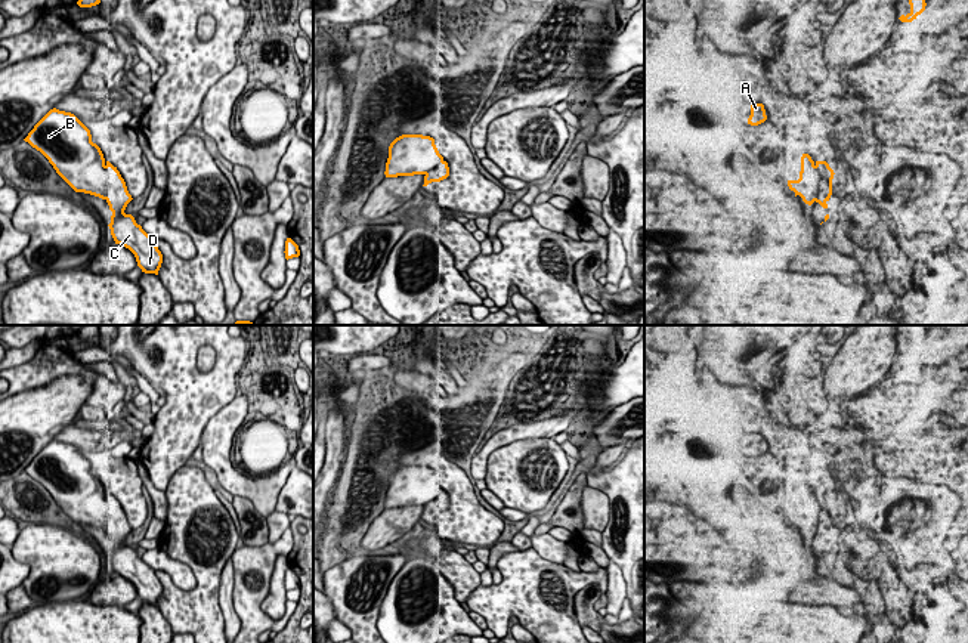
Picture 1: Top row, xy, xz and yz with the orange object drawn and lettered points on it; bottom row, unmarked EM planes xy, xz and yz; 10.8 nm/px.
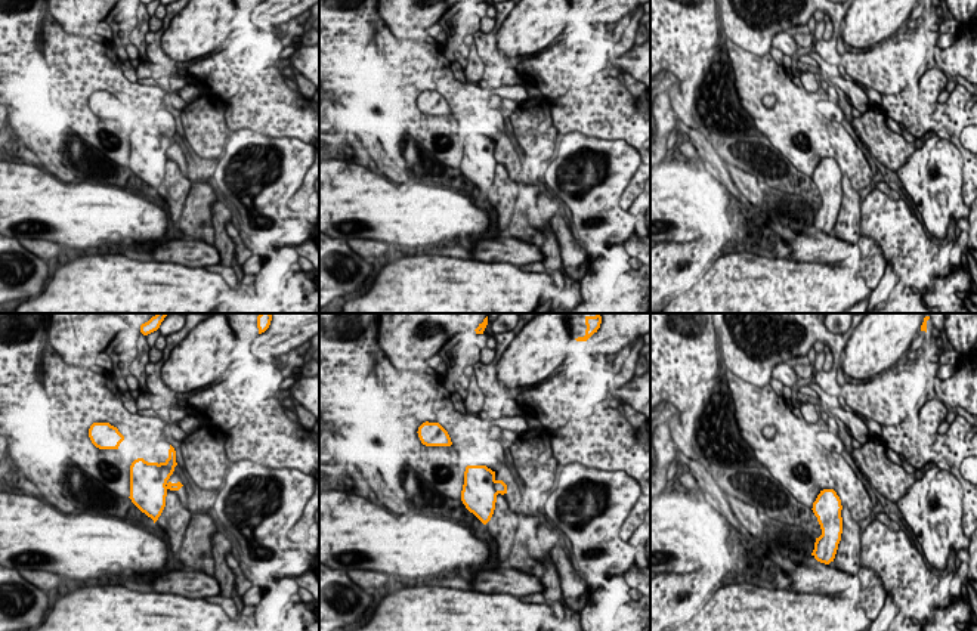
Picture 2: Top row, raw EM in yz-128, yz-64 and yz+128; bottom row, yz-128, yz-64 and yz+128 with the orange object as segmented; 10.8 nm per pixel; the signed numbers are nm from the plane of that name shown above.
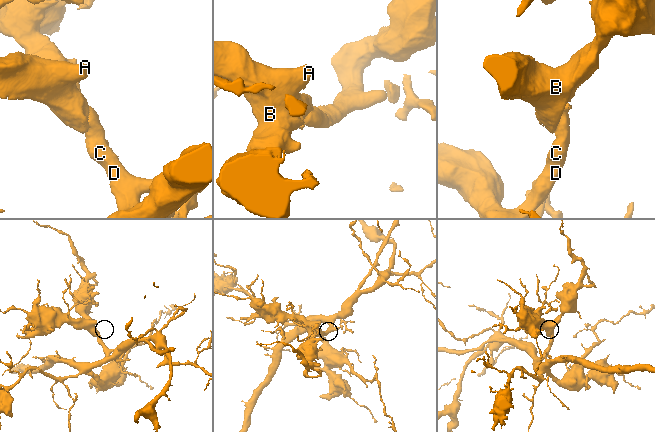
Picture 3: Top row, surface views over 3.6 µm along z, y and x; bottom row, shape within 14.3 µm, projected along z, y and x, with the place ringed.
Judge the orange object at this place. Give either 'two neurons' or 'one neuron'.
one neuron

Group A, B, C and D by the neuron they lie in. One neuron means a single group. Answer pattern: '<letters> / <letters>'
A B C D

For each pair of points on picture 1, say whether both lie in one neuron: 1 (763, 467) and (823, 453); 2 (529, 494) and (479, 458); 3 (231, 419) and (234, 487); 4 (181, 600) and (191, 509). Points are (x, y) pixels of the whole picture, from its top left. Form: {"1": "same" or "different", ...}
{"1": "same", "2": "different", "3": "same", "4": "same"}

